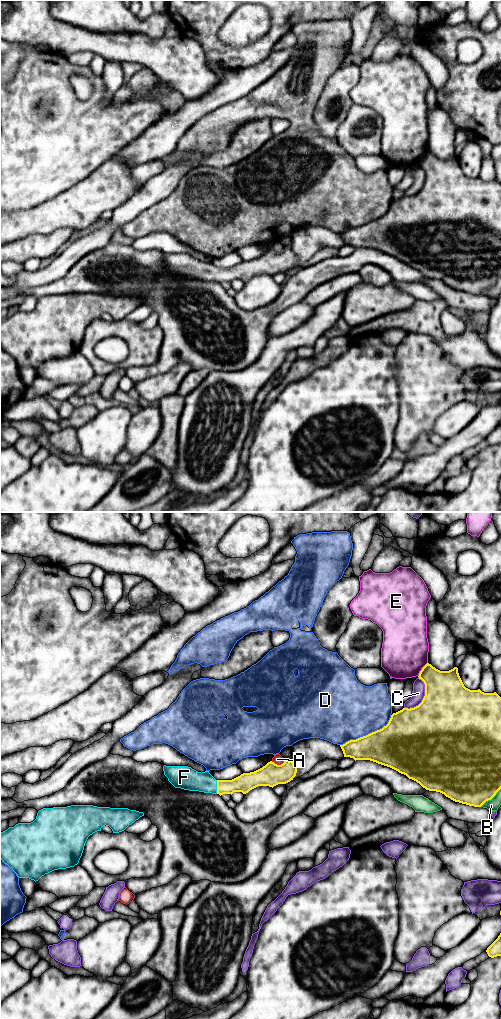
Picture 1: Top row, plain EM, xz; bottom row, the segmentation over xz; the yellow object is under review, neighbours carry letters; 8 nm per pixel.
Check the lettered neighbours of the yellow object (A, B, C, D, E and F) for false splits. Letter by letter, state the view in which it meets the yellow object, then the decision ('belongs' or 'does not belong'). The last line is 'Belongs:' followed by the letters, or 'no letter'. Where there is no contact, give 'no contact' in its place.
A: xz | does not belong
B: xz | does not belong
C: xz | does not belong
D: xz | does not belong
E: xz | does not belong
F: xz | belongs
Belongs: F

